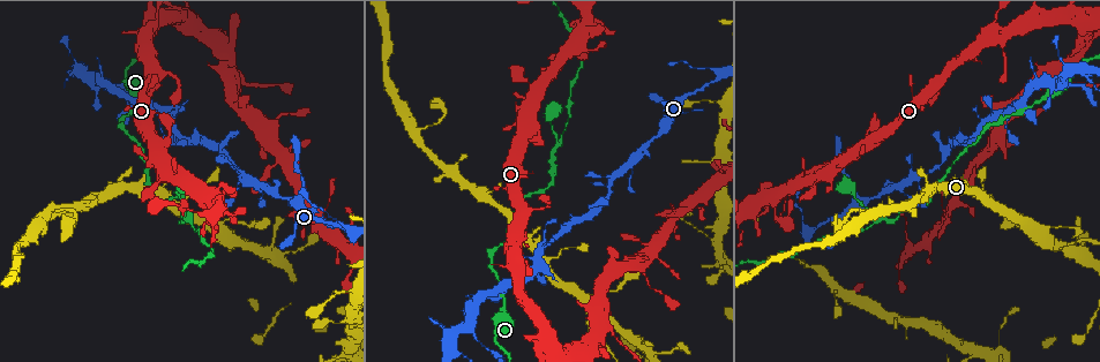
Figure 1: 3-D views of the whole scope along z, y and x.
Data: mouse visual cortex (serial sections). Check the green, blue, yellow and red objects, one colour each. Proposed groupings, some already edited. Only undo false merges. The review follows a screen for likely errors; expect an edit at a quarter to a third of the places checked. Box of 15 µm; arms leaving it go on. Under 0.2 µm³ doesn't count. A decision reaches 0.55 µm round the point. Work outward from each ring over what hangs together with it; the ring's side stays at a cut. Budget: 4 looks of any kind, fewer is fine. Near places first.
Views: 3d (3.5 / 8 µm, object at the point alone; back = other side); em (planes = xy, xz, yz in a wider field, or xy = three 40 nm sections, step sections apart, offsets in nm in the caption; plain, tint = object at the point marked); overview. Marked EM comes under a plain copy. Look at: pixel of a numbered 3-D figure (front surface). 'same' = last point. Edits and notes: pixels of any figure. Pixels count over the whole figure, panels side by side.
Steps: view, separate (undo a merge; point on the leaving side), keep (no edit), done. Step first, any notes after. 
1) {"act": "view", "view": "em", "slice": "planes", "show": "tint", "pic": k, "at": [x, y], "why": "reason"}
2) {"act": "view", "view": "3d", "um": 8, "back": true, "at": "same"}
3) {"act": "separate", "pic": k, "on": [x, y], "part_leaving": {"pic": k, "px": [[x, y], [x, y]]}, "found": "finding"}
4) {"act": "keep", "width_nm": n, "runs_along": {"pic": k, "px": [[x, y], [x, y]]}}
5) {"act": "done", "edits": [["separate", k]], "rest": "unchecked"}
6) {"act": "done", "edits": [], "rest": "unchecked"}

{"act": "view", "view": "3d", "um": 8, "pic": 1, "at": [525, 196]}

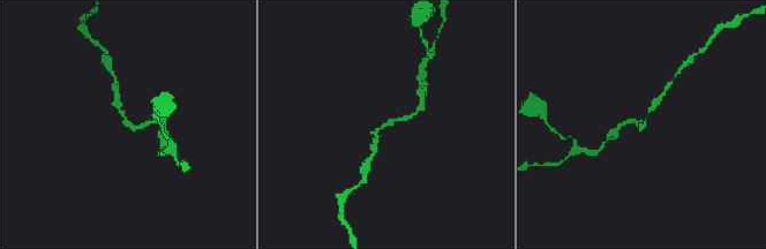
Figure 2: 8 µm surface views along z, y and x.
{"act": "view", "view": "3d", "um": 3.5, "pic": 2, "at": [125, 118], "why": "zoom in"}

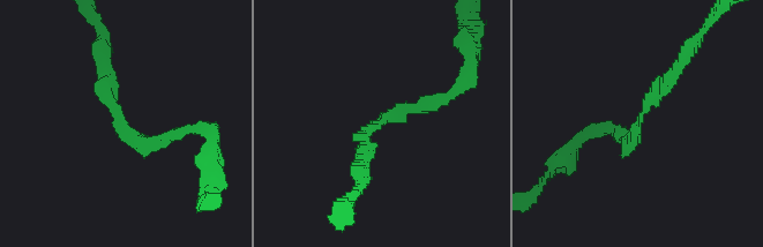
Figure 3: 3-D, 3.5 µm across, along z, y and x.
{"act": "keep", "runs_along": {"pic": 3, "px": [[102, 67], [134, 141], [180, 134]]}, "found": "one cell here"}

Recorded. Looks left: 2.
{"act": "view", "view": "3d", "um": 3.5, "pic": 1, "at": [879, 220], "why": "three-way junction"}

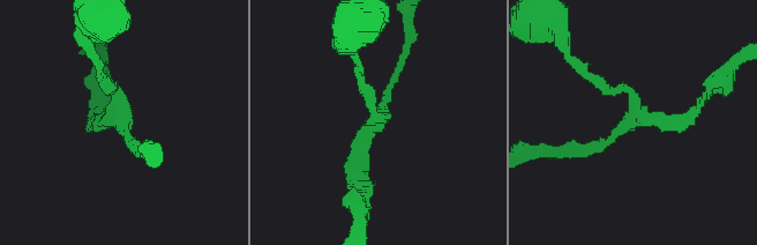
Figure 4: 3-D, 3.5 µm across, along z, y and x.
{"act": "keep", "runs_along": {"pic": 4, "px": [[364, 190], [377, 119], [360, 81]]}, "found": "continuous, no second cell"}

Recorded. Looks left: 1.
{"act": "done", "edits": [], "rest": "unchecked"}

